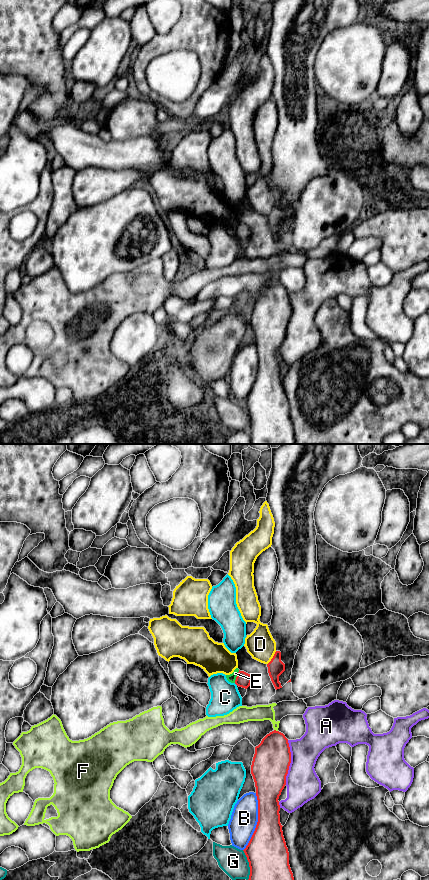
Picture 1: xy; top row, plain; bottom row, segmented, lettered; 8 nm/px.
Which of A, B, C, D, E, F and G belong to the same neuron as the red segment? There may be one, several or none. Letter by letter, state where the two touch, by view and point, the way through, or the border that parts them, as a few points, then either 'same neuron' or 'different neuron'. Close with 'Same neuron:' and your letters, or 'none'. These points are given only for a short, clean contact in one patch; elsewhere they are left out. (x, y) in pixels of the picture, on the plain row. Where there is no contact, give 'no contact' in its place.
A: contact xy (290, 314); different neuron
B: contact xy (257, 374); different neuron
C: contact xy (236, 236); different neuron
D: contact xy (272, 210); different neuron
E: contact xy (237, 228); border xy (239, 222), (234, 234); different neuron
F: contact xy (275, 282); border xy (274, 281), (277, 283); different neuron
G: contact xy (249, 417); border xy (242, 402), (248, 414), (248, 431); different neuron
Same neuron: none

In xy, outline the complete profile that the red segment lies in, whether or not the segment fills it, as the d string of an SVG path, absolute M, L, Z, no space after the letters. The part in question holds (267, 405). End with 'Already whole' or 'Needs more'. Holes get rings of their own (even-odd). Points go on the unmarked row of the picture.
M279 283L270 284L255 299L251 326L258 352L258 374L243 402L249 414L252 444L295 444L278 353L290 315L288 291Z. Already whole

